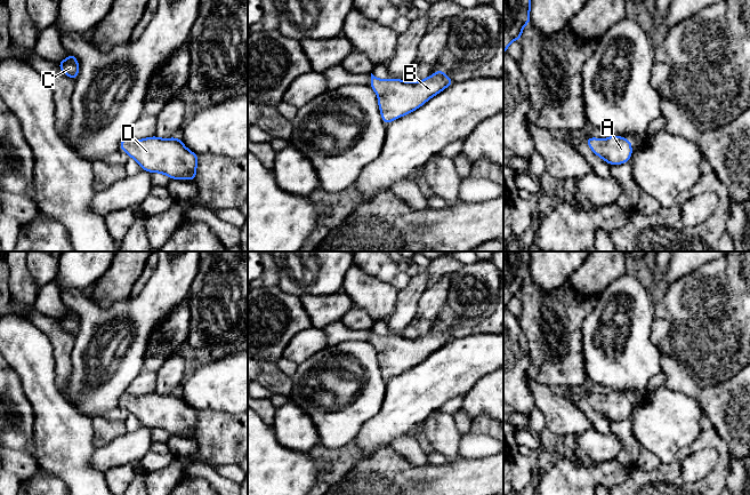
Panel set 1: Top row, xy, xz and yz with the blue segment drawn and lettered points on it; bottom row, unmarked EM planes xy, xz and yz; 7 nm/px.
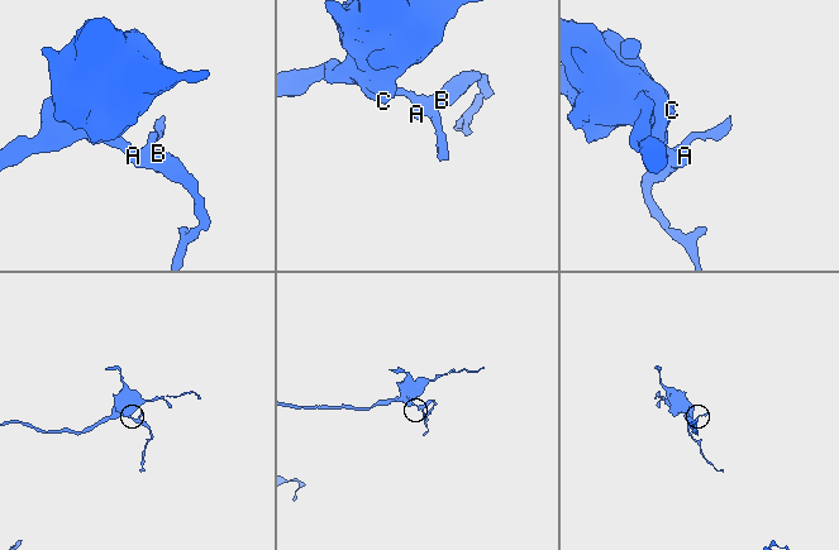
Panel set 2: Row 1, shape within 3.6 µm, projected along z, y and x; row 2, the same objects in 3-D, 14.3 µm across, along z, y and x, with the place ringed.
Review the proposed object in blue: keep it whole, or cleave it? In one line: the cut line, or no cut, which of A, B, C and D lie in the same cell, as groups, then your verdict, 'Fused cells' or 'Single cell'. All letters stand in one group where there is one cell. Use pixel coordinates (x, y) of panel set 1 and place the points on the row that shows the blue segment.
No split. Groups: A B C D. Single cell

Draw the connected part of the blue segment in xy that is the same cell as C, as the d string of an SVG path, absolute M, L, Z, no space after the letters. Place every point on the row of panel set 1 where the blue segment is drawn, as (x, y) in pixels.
M68 53L68 56L66 59L57 63L57 65L59 66L59 69L63 71L64 74L66 74L67 77L76 80L78 75L79 75L79 62L75 58L74 55Z

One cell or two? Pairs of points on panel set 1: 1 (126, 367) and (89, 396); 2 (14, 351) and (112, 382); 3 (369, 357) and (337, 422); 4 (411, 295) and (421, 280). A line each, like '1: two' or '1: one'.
1: one
2: two
3: one
4: one

